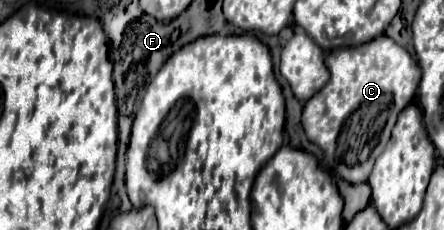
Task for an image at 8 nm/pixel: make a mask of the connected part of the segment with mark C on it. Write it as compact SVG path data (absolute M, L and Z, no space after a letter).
M380 35L362 45L338 47L326 55L330 71L328 83L314 93L302 111L302 127L312 143L324 151L326 163L350 183L362 183L372 171L372 163L390 139L390 129L398 113L414 101L420 67L410 53L388 35Z

